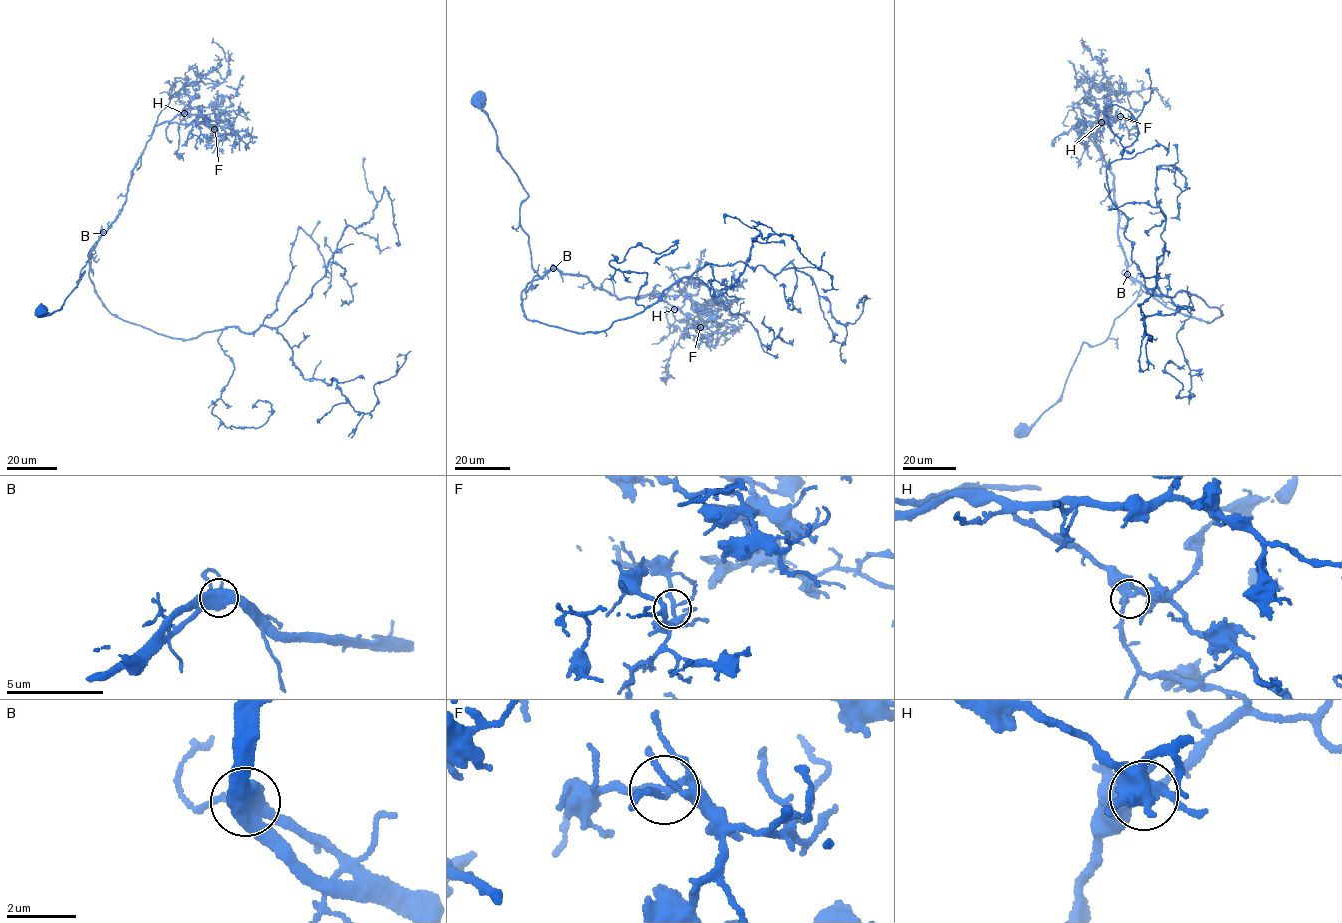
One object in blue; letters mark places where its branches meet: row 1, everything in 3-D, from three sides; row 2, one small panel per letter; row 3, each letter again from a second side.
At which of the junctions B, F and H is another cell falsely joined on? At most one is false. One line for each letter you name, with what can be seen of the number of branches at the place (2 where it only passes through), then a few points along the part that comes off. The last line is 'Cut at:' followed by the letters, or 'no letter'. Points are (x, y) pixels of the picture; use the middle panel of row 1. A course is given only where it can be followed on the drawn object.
Cut at: no letter

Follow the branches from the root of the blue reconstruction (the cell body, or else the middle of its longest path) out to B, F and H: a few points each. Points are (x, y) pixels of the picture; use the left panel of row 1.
B: (42, 309), (49, 314), (60, 310), (84, 272), (80, 278), (81, 269), (103, 232)
F: (42, 309), (60, 310), (76, 286), (125, 202), (132, 170), (155, 126), (187, 113), (214, 128)
H: (42, 309), (49, 314), (60, 310), (76, 286), (90, 252), (125, 202), (132, 170), (155, 126), (184, 113)

